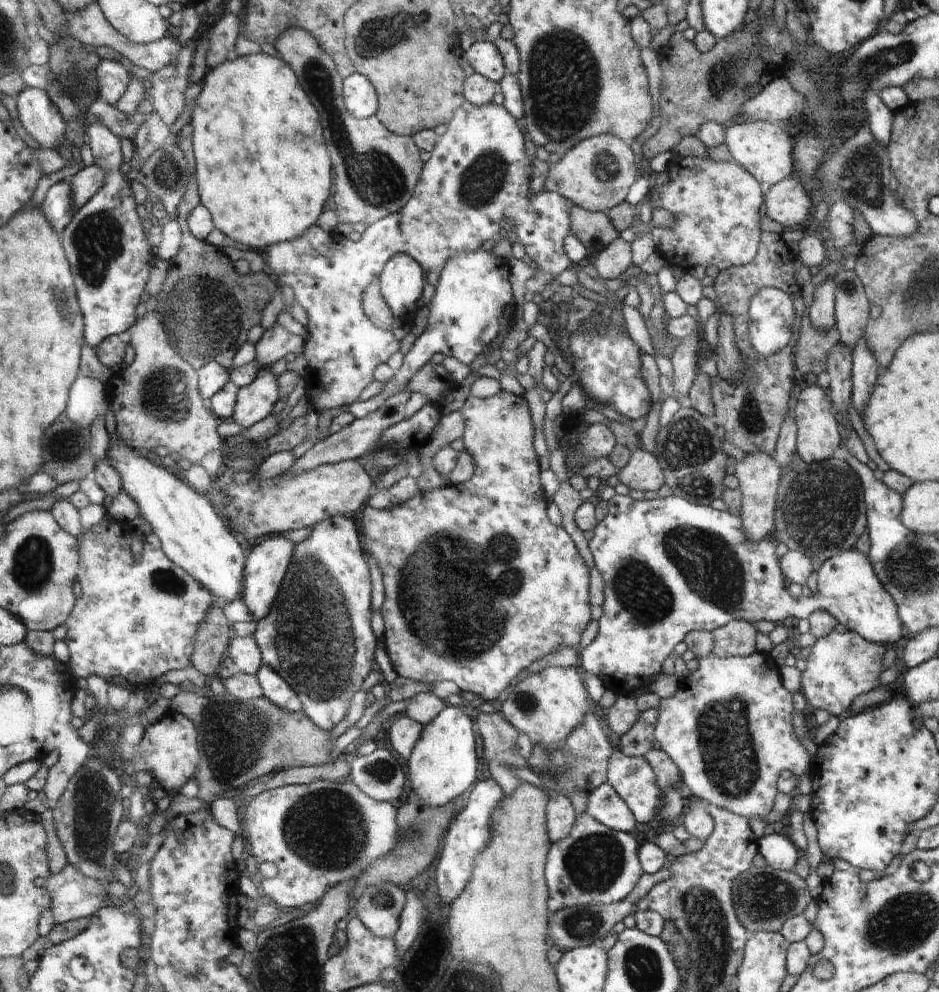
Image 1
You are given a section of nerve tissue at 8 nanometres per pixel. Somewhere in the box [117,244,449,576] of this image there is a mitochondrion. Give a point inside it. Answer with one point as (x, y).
(200, 328)

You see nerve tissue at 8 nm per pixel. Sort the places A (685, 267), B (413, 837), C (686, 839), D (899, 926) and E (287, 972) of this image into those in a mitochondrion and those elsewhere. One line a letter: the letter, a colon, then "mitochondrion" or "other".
A: other
B: mitochondrion
C: other
D: mitochondrion
E: mitochondrion

